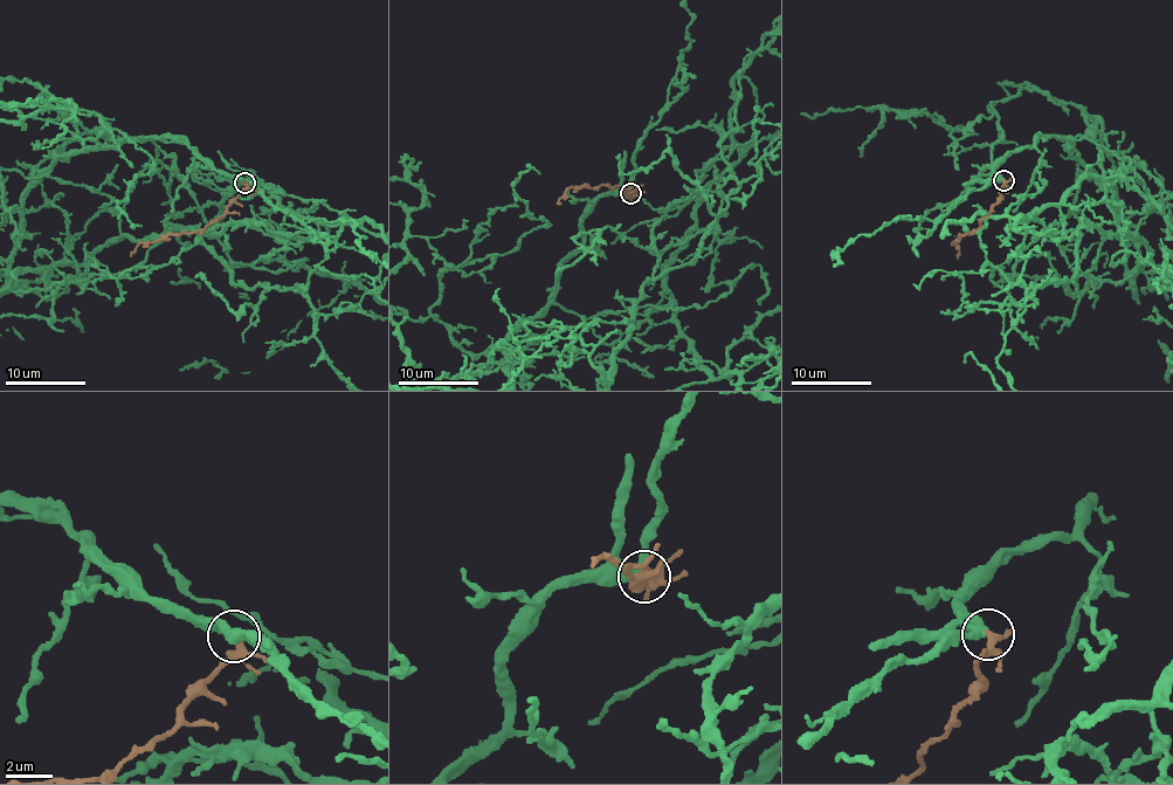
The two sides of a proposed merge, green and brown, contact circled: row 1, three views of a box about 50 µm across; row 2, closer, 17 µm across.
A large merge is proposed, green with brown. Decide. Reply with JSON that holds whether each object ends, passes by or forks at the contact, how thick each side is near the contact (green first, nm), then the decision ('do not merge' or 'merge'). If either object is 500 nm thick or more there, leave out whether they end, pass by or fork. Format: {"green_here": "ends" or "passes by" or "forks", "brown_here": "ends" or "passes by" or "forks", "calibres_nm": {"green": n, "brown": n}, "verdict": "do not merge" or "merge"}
{"green_here": "passes by", "brown_here": "forks", "calibres_nm": {"green": 340, "brown": 240}, "verdict": "merge"}

